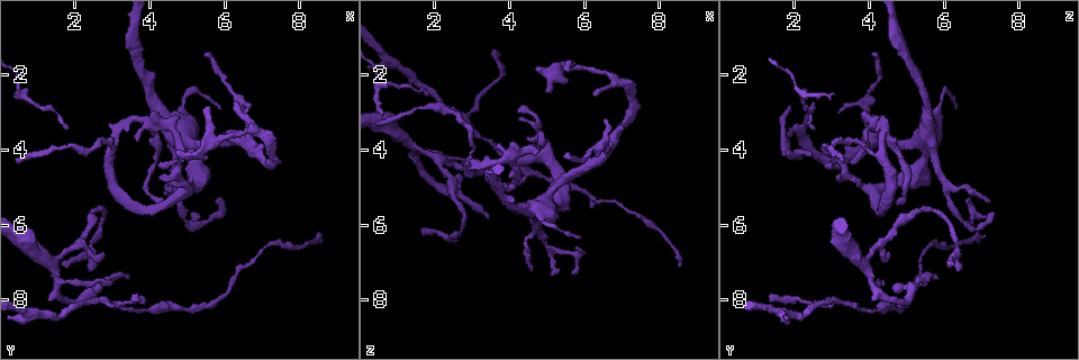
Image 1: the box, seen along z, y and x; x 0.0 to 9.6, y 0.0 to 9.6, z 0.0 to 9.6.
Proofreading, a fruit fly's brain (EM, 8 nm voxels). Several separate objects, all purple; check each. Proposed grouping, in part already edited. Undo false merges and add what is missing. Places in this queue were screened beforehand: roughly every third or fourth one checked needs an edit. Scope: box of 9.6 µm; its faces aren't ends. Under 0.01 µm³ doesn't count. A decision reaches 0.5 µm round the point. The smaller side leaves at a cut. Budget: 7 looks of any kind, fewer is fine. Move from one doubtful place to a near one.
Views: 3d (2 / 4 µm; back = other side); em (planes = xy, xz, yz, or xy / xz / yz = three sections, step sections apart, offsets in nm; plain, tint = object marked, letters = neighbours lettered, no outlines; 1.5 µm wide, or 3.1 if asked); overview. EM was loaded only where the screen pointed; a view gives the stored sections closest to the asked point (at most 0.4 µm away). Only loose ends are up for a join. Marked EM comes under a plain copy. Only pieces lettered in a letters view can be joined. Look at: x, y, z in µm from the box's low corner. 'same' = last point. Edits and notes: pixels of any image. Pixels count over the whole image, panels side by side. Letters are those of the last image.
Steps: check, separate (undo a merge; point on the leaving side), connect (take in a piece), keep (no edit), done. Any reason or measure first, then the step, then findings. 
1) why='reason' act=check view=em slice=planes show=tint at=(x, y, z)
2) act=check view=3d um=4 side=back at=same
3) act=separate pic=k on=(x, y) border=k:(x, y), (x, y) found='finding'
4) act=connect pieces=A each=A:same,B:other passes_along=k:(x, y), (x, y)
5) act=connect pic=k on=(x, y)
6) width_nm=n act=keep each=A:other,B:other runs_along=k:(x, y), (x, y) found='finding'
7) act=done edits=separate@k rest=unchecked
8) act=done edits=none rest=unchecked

why='an open end' act=check view=3d um=4 at=(6.55, 3.00, 3.20)

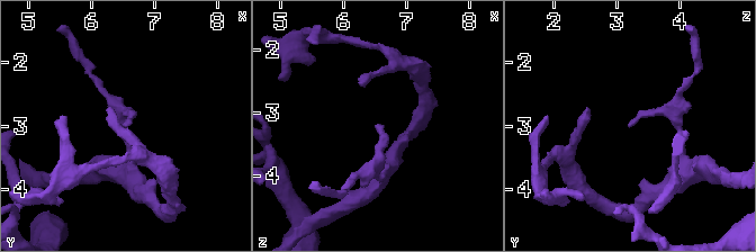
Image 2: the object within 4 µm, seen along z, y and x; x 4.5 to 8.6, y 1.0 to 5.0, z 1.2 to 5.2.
act=check view=em slice=planes show=letters at=(6.50, 3.05, 3.20)

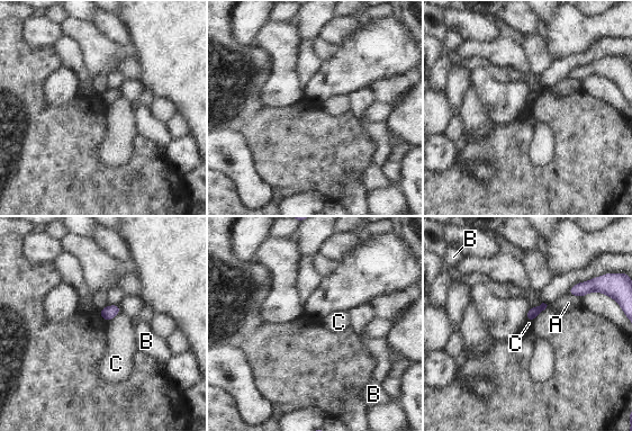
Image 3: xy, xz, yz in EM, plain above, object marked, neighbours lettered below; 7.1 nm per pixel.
longest_contact=C:130nm act=keep each=A:other,B:other,C:other found='no lettered piece goes on from it'

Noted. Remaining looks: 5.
why='sharp bend' act=check view=3d um=2 at=(5.10, 6.00, 6.70)

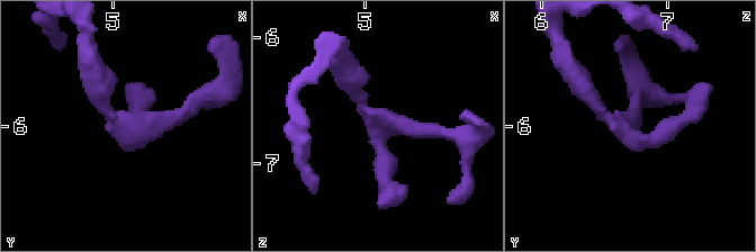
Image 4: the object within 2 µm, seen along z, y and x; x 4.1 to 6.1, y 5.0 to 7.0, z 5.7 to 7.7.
act=check view=em slice=yz step=4 show=letters at=(5.12, 6.00, 6.64)

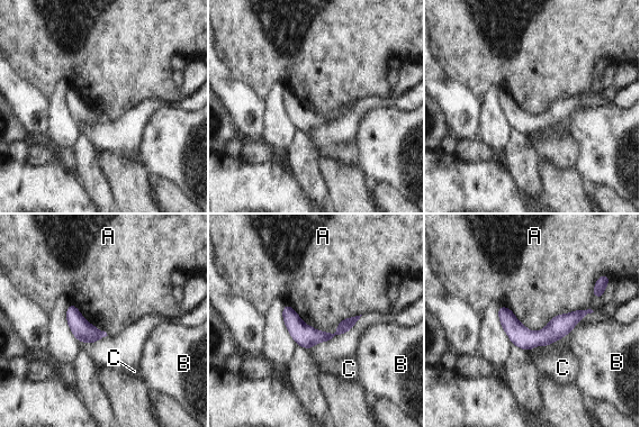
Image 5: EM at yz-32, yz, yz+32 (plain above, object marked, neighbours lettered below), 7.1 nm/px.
act=keep each=A:other,B:other,C:other found='all the same cell'

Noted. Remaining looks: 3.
why='thin end' act=check view=em slice=xz step=4 show=letters at=(2.70, 6.70, 4.55)

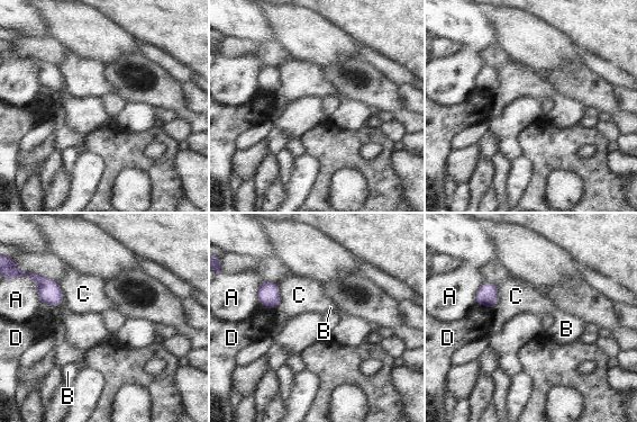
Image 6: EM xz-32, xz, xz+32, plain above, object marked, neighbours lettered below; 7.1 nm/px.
why='another direction' act=check view=em slice=planes show=letters at=same

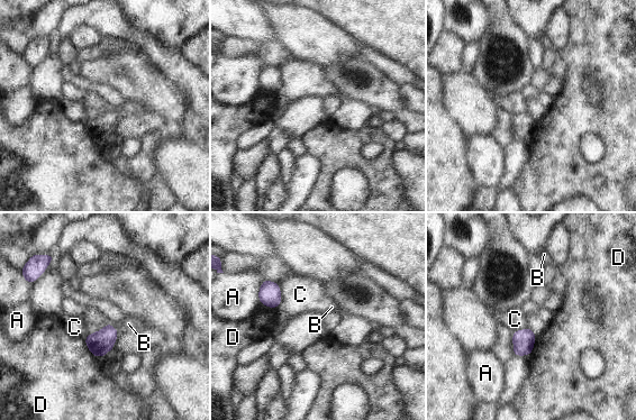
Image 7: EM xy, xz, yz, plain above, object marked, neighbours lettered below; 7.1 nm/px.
width_nm=140 longest_contact=C:190nm act=keep each=A:other,B:other,C:other,D:other found='no lettered piece goes on from it'

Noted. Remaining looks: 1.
act=done edits=none rest=unchecked

